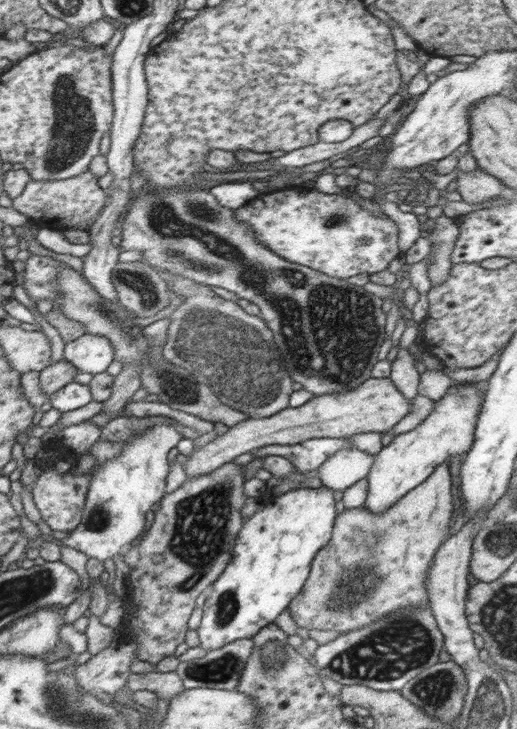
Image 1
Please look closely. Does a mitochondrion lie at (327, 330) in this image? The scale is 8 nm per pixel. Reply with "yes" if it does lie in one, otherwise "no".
yes

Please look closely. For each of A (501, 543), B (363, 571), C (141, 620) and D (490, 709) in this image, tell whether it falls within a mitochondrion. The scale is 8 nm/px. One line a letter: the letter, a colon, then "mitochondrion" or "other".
A: mitochondrion
B: mitochondrion
C: other
D: mitochondrion

